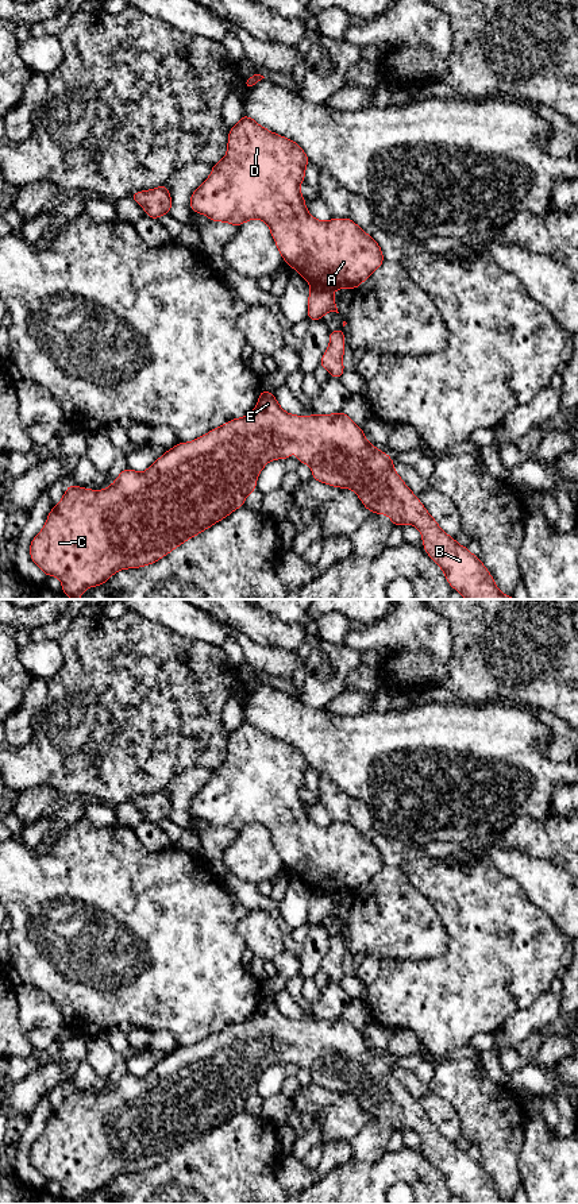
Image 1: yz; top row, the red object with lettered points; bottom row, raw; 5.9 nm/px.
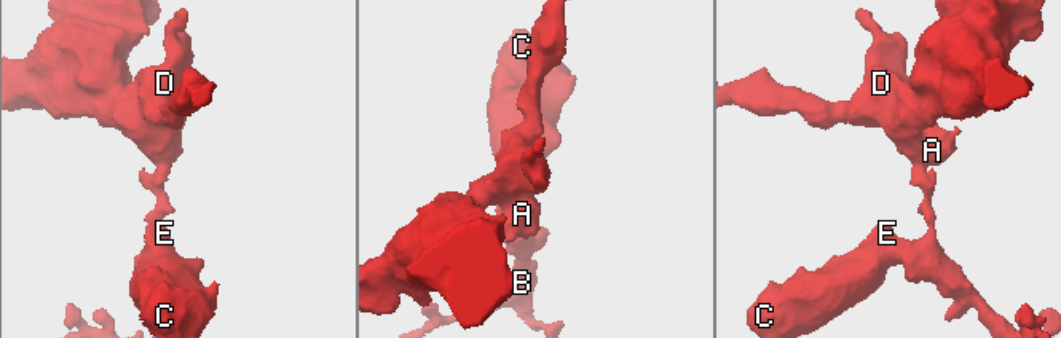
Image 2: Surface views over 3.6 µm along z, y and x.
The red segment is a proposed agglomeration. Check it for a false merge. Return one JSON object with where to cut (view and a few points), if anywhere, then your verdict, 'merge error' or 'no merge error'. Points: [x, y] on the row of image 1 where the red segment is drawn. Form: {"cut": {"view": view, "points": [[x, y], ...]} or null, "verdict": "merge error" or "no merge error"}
{"cut": {"view": "yz", "points": [[312, 285], [331, 290]]}, "verdict": "merge error"}

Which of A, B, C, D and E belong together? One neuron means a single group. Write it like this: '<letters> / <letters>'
A D / B C E

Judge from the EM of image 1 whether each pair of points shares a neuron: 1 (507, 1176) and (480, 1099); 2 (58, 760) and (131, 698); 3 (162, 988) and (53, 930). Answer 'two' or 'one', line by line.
1: one
2: one
3: one

